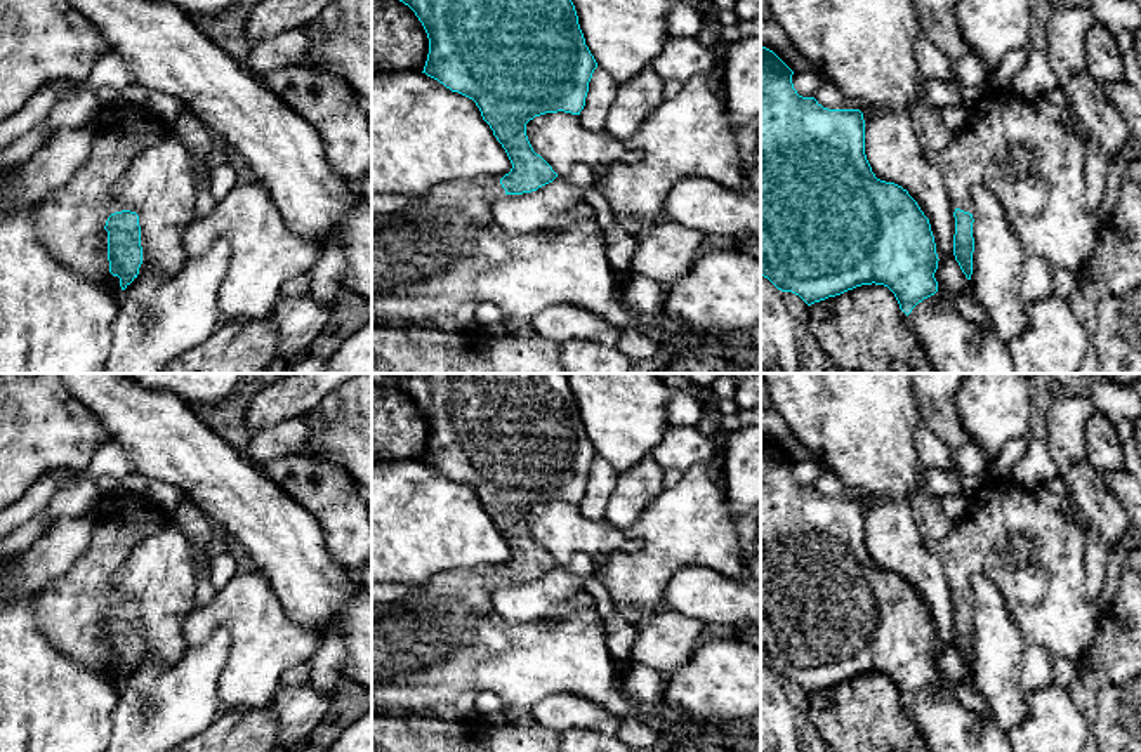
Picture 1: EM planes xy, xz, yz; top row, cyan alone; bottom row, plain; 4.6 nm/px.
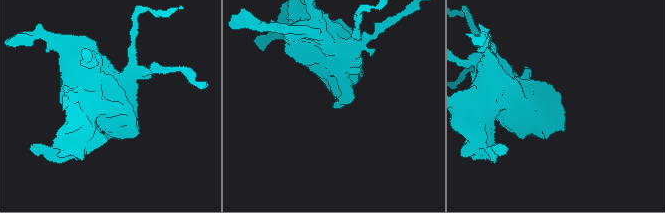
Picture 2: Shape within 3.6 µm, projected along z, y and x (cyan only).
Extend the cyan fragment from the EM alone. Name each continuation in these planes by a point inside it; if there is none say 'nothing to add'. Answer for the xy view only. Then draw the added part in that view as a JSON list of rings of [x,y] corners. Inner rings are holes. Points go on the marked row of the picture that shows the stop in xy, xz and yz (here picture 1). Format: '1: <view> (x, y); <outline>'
1: xy (70, 221); [[[116,99],[111,106],[101,106],[97,116],[85,125],[94,129],[90,153],[85,163],[64,186],[35,203],[36,236],[50,255],[69,269],[90,280],[102,281],[109,274],[102,229],[108,217],[115,214],[111,189],[144,149],[158,144],[167,135],[170,125],[148,106],[135,108],[120,104]]]

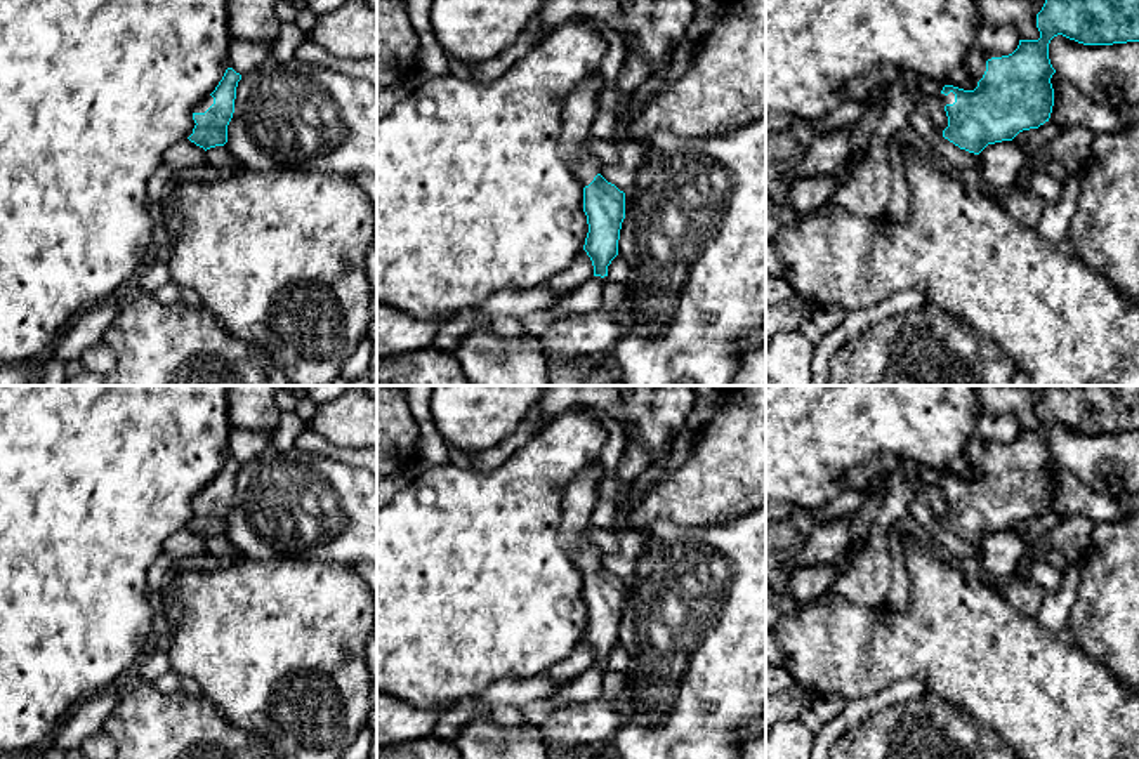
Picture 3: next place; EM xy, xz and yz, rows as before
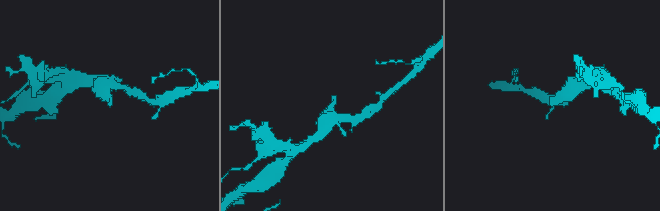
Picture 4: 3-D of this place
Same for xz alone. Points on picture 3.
1: xz (580, 106); [[[596,73],[583,80],[563,102],[561,109],[561,144],[570,158],[573,177],[589,186],[604,163],[587,149],[590,139],[590,125],[597,113],[597,96],[602,89],[602,80]]]

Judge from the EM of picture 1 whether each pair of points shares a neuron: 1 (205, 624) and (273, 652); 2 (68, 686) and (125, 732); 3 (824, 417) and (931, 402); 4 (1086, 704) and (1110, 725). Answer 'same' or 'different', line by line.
1: same
2: different
3: different
4: different

